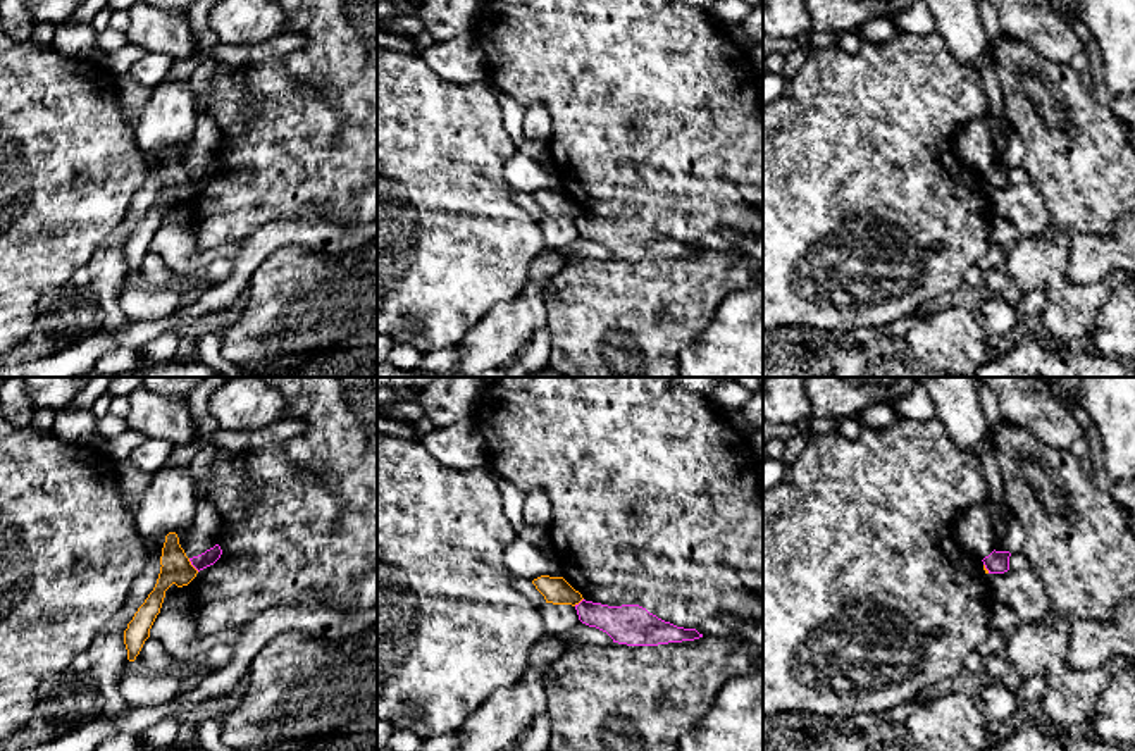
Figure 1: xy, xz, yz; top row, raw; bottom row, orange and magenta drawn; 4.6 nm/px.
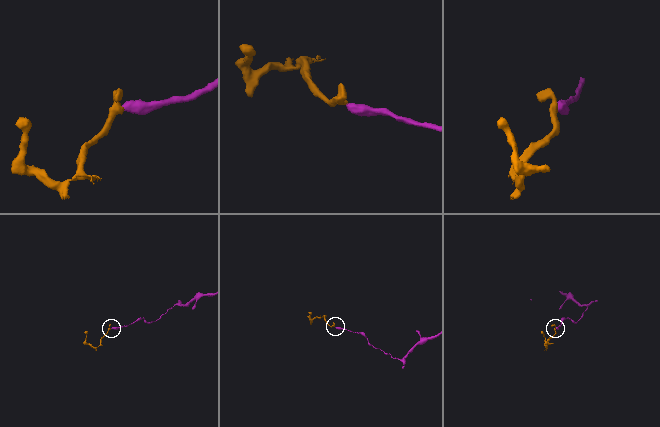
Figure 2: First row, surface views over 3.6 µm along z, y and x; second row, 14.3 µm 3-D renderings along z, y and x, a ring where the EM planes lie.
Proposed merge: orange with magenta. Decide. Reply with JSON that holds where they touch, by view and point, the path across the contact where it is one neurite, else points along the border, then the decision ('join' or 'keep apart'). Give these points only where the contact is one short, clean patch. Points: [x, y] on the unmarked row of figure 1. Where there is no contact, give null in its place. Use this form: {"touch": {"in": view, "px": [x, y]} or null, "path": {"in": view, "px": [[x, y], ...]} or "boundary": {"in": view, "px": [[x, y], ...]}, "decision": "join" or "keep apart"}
{"touch": {"in": "xy", "px": [192, 179]}, "boundary": {"in": "xy", "px": [[188, 173], [198, 185]]}, "decision": "keep apart"}

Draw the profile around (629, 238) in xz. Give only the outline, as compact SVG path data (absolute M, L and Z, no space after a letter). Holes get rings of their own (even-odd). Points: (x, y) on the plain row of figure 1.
M582 214L575 224L582 238L606 246L618 258L658 260L703 251L696 243L677 241L639 219L608 220Z

